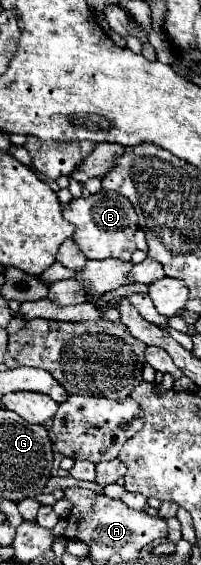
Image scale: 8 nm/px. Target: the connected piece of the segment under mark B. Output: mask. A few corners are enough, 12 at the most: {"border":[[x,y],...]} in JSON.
{"border":[[120,193],[72,199],[62,217],[88,259],[130,261],[136,213]]}

